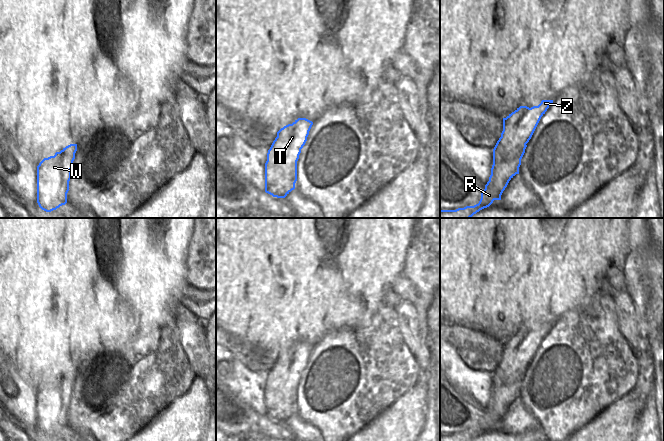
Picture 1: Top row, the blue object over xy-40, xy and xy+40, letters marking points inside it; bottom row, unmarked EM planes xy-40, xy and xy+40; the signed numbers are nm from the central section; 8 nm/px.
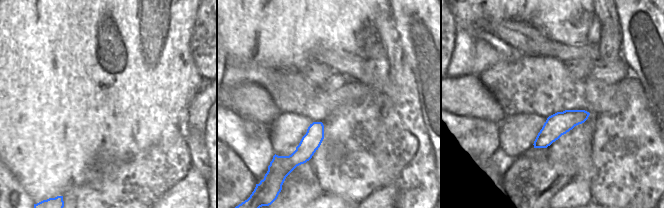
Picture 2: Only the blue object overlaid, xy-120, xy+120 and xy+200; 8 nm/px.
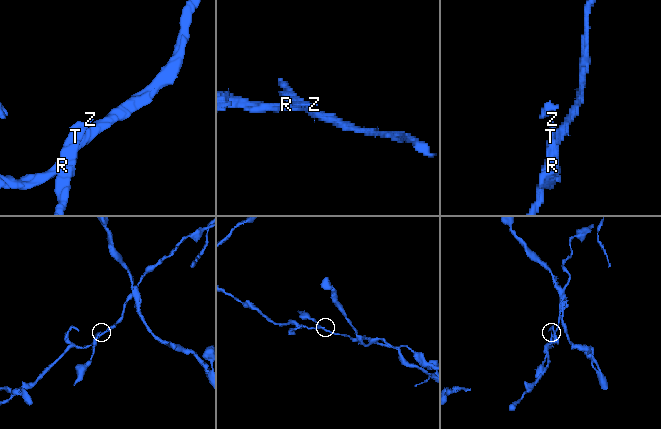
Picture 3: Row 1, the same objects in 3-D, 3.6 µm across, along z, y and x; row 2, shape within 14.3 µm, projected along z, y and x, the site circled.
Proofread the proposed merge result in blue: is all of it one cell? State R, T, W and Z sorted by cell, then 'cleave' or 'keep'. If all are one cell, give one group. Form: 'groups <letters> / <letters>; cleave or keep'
groups R / T W Z; cleave

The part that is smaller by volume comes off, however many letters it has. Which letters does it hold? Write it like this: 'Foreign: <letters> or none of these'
Foreign: T, W, Z

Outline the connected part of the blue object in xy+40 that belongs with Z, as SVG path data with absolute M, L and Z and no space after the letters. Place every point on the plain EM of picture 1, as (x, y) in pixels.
M542 324L538 330L533 330L531 332L520 330L506 342L503 342L503 355L493 373L492 392L494 392L500 384L512 384L519 379L521 373L531 363L541 341L545 338L552 327L553 324Z

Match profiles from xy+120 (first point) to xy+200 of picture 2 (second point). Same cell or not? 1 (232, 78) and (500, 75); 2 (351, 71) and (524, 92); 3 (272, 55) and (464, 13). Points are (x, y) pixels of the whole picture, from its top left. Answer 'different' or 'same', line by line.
1: different
2: different
3: same

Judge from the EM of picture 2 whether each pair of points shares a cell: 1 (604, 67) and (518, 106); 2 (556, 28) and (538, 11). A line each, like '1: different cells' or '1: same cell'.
1: different cells
2: same cell

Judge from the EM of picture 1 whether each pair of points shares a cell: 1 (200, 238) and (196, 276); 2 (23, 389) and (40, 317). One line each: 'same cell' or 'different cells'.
1: same cell
2: different cells

